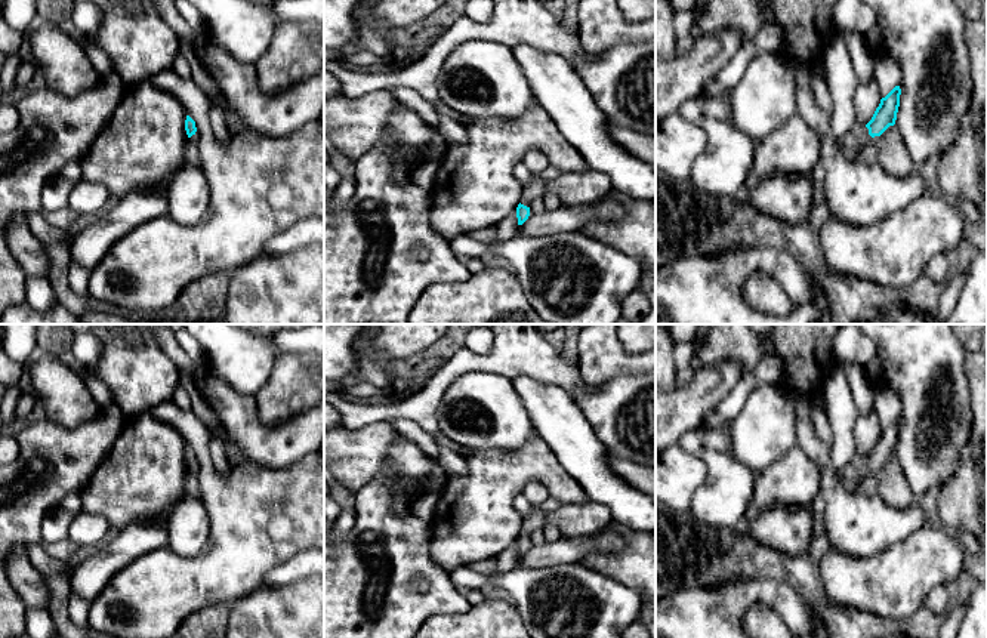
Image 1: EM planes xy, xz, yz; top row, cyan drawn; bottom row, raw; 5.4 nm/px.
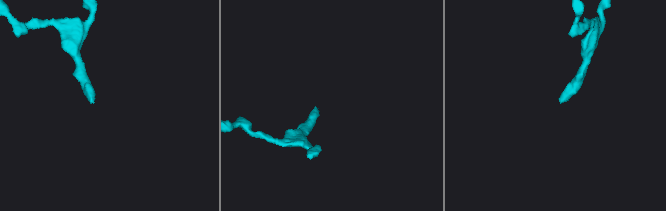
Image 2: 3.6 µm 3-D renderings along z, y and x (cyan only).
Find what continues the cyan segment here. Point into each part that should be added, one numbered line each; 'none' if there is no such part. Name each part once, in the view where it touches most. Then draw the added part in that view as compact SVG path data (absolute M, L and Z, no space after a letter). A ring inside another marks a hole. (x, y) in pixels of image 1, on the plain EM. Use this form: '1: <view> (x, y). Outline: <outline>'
1: yz (859, 468). Outline: M855 454L851 462L841 469L841 481L857 480L858 483L866 483L872 471L864 456Z

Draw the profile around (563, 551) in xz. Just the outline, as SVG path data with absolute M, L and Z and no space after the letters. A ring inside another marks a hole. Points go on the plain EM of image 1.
M610 528L592 534L586 542L559 539L545 545L530 545L519 557L519 567L542 568L556 564L580 563L587 552L616 552L626 548L624 537Z

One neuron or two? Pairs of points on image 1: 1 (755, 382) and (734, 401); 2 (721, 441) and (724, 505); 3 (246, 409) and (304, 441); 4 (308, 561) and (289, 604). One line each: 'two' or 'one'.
1: one
2: two
3: one
4: two

